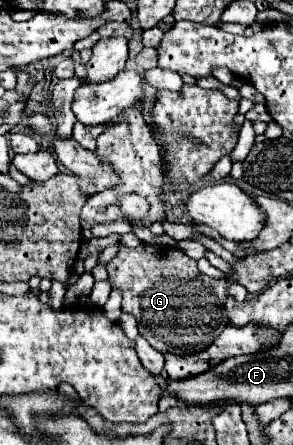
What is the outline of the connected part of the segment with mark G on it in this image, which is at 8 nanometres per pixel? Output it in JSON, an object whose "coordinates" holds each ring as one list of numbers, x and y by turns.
{"coordinates":[[141,243,135,249,119,247,117,257,107,263,107,281,113,289,121,289,123,293,123,311,131,313,137,319,139,335,147,337,151,347,159,349,161,353,169,351,175,355,183,353,197,353,211,345,215,337,227,327,227,315,223,313,223,301,227,299,227,281,225,279,211,279,199,273,197,263,187,257,177,247,163,247,163,245,145,245]]}

